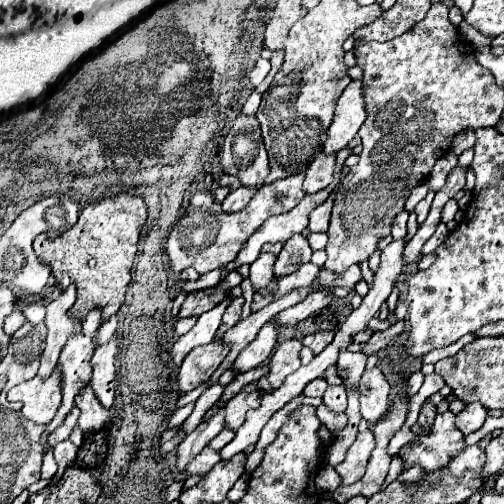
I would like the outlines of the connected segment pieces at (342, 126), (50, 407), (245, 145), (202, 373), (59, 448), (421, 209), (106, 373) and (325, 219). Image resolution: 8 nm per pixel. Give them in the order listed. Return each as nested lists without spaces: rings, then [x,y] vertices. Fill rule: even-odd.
[[[352,80],[336,102],[334,120],[328,128],[328,138],[324,142],[324,152],[336,154],[338,150],[346,148],[348,142],[358,134],[364,120],[366,112],[362,100],[362,82]]]
[[[56,368],[50,378],[40,380],[38,376],[14,386],[10,390],[12,400],[20,400],[22,416],[26,420],[32,420],[36,424],[48,424],[60,402],[62,402],[62,390],[60,390],[60,370]]]
[[[240,114],[222,144],[222,170],[236,176],[244,188],[264,186],[268,156],[256,118]]]
[[[214,340],[206,346],[194,348],[182,362],[178,370],[178,394],[186,394],[200,384],[204,384],[212,372],[218,368],[222,358],[228,354],[228,348],[220,340]]]
[[[64,440],[64,442],[56,444],[56,446],[52,448],[52,452],[54,452],[54,458],[56,458],[56,462],[58,462],[58,472],[56,472],[56,476],[52,478],[52,484],[54,484],[56,480],[62,478],[64,470],[76,460],[76,452],[78,452],[78,448],[76,448],[70,440]]]
[[[430,190],[430,192],[428,192],[428,196],[426,196],[424,200],[420,200],[420,202],[418,202],[418,206],[414,208],[414,212],[418,214],[418,224],[422,224],[422,222],[426,220],[426,216],[428,216],[428,210],[430,210],[430,204],[432,204],[432,200],[434,200],[434,192]]]
[[[112,338],[110,344],[106,346],[98,346],[94,356],[92,356],[92,390],[96,394],[96,398],[100,400],[100,404],[104,408],[110,408],[114,402],[114,378],[116,378],[116,368],[114,368],[114,360],[116,360],[116,338]]]
[[[332,190],[332,196],[310,214],[310,224],[308,224],[310,232],[326,232],[328,230],[330,212],[332,212],[332,204],[334,204],[334,194],[336,194],[336,190]]]

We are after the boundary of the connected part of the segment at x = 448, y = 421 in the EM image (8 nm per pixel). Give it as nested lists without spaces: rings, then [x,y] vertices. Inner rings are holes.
[[[444,412],[436,414],[430,434],[416,436],[412,444],[400,450],[400,458],[408,466],[422,466],[426,474],[436,474],[436,480],[448,468],[452,456],[466,448],[464,434],[454,424],[456,414]]]

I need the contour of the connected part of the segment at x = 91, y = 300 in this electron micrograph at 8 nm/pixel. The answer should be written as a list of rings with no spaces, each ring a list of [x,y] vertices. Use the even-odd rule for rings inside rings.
[[[118,194],[114,198],[104,198],[98,204],[86,206],[80,212],[78,222],[68,232],[64,232],[62,236],[58,236],[54,240],[50,240],[46,236],[38,236],[34,240],[34,252],[36,252],[40,262],[44,262],[52,268],[52,278],[56,280],[56,288],[64,290],[70,284],[76,284],[78,298],[76,298],[76,304],[70,308],[72,318],[82,320],[92,308],[100,308],[102,320],[106,322],[110,316],[114,316],[120,310],[120,306],[124,304],[126,286],[130,282],[130,270],[132,270],[134,256],[136,256],[136,250],[138,250],[140,234],[136,236],[134,228],[142,228],[144,222],[146,222],[146,204],[144,204],[144,200],[138,198],[138,196],[130,196],[130,194]],[[100,224],[130,224],[130,228],[108,228],[108,226],[102,228]]]

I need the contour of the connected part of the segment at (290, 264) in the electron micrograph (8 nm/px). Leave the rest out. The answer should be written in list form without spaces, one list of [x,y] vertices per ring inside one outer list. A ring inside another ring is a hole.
[[[294,234],[290,240],[284,242],[284,248],[278,254],[278,260],[274,264],[274,274],[278,278],[288,276],[296,272],[300,266],[308,264],[310,256],[312,256],[312,250],[308,246],[308,240],[302,234]]]

